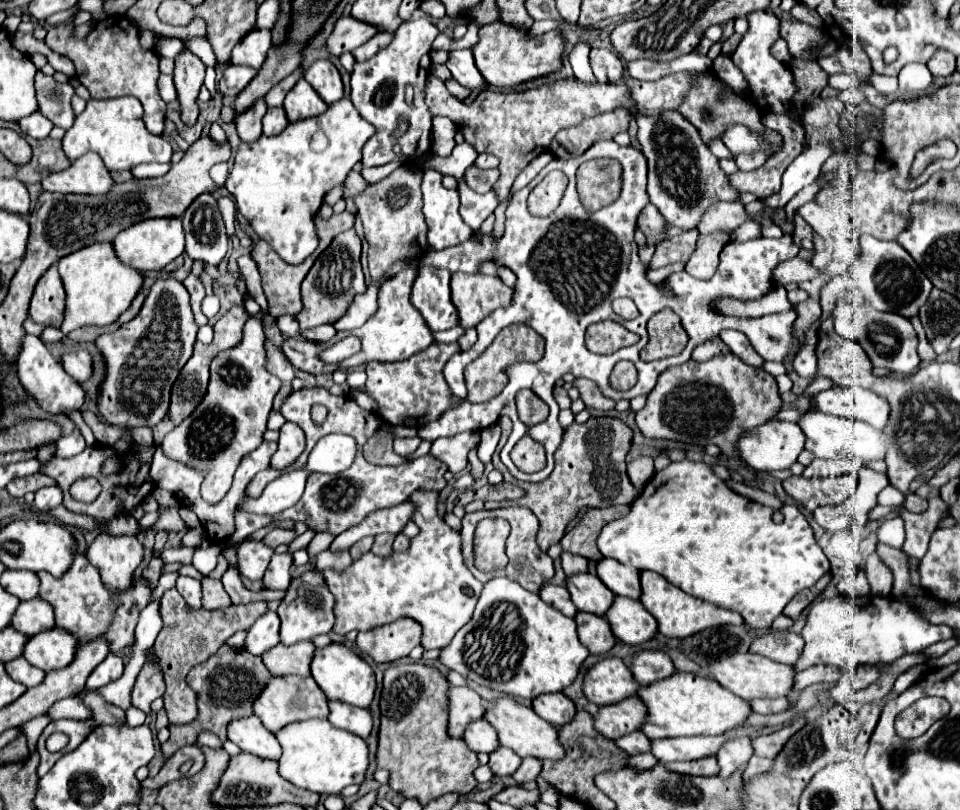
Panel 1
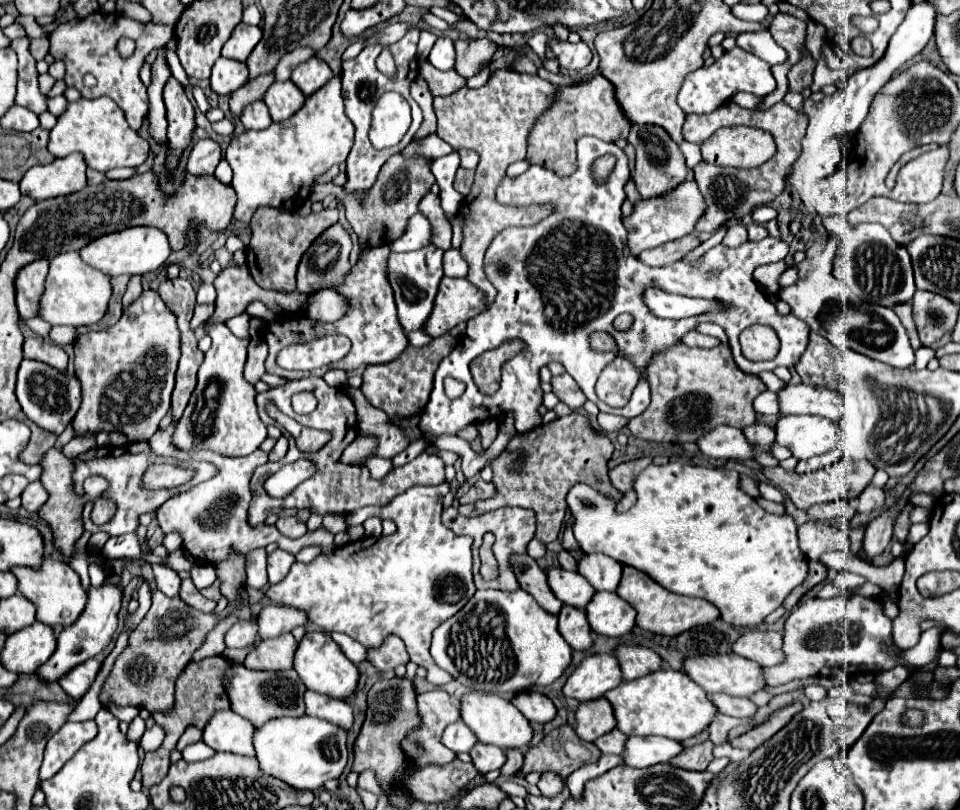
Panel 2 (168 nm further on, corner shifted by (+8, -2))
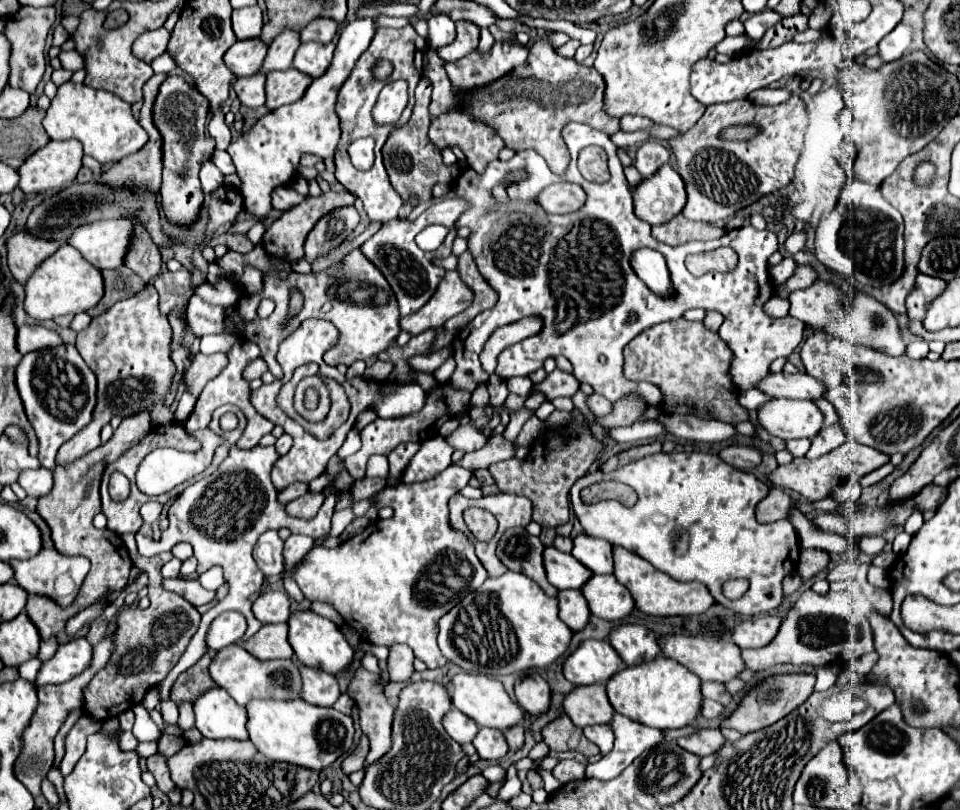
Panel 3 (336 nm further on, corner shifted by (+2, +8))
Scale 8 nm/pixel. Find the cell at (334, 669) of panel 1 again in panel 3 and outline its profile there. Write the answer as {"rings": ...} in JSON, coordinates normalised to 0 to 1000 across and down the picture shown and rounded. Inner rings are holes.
{"rings":[[[310,753],[310,756],[302,758],[302,765],[298,770],[302,775],[300,793],[302,793],[308,812],[315,820],[344,830],[344,832],[352,832],[354,827],[365,822],[365,817],[369,812],[369,802],[358,790],[358,783],[352,778],[352,773],[348,768],[344,768],[342,763],[335,763],[335,760],[327,758],[325,753]]]}

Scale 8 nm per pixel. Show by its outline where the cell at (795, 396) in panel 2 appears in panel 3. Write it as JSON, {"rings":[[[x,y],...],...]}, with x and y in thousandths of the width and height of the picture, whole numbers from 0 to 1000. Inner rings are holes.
{"rings":[[[802,459],[785,479],[790,479],[802,491],[838,491],[838,494],[856,491],[856,484],[858,484],[858,477],[852,469],[846,469],[840,459],[833,459],[833,462]]]}

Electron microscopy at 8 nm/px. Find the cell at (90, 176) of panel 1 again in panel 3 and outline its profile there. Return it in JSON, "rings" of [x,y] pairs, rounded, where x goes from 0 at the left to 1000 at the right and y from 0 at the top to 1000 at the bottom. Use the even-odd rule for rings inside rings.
{"rings":[[[52,173],[46,183],[38,185],[27,195],[27,200],[19,207],[21,217],[21,235],[25,240],[52,240],[58,237],[58,232],[65,232],[69,227],[75,227],[81,210],[85,207],[85,178],[81,173]]]}

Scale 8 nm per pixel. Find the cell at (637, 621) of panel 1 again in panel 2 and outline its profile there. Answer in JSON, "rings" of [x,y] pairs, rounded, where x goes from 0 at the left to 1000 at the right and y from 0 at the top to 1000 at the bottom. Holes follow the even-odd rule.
{"rings":[[[621,731],[610,751],[615,775],[621,783],[646,788],[663,770],[663,753],[640,731]]]}

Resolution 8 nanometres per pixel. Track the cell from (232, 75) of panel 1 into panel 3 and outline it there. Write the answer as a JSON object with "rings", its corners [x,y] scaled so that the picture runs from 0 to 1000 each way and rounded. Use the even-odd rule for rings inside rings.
{"rings":[[[271,47],[248,49],[233,69],[235,81],[248,94],[263,94],[273,84],[273,74],[279,64],[279,54],[273,54]]]}

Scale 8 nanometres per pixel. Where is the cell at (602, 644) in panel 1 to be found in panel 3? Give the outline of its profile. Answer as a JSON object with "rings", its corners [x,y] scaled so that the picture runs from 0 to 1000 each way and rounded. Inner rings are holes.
{"rings":[[[583,728],[579,738],[583,748],[583,763],[590,768],[590,773],[594,773],[598,780],[606,778],[615,763],[615,751],[606,731],[604,728]]]}

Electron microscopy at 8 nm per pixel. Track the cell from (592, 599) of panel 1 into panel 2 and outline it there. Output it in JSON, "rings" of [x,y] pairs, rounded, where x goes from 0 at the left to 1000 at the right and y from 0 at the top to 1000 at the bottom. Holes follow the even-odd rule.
{"rings":[[[575,701],[571,706],[571,721],[581,741],[606,753],[621,733],[621,728],[617,728],[617,723],[613,721],[613,716],[608,716],[608,711],[604,711],[602,706],[592,706],[588,701]]]}

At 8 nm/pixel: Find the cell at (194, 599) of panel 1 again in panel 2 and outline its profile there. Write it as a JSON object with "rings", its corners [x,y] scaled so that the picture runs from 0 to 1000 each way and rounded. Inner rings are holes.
{"rings":[[[160,696],[158,701],[160,701],[160,714],[163,714],[165,728],[171,731],[173,736],[185,736],[188,733],[188,711],[169,696]]]}

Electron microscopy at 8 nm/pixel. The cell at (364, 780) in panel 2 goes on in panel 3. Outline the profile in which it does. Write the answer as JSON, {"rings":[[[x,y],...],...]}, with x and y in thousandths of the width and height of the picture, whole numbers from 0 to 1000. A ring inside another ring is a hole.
{"rings":[[[373,825],[363,847],[365,862],[371,867],[375,877],[375,899],[385,914],[385,931],[381,941],[392,941],[406,926],[406,896],[410,874],[400,859],[400,847],[396,844],[396,835],[383,830],[381,825]]]}

